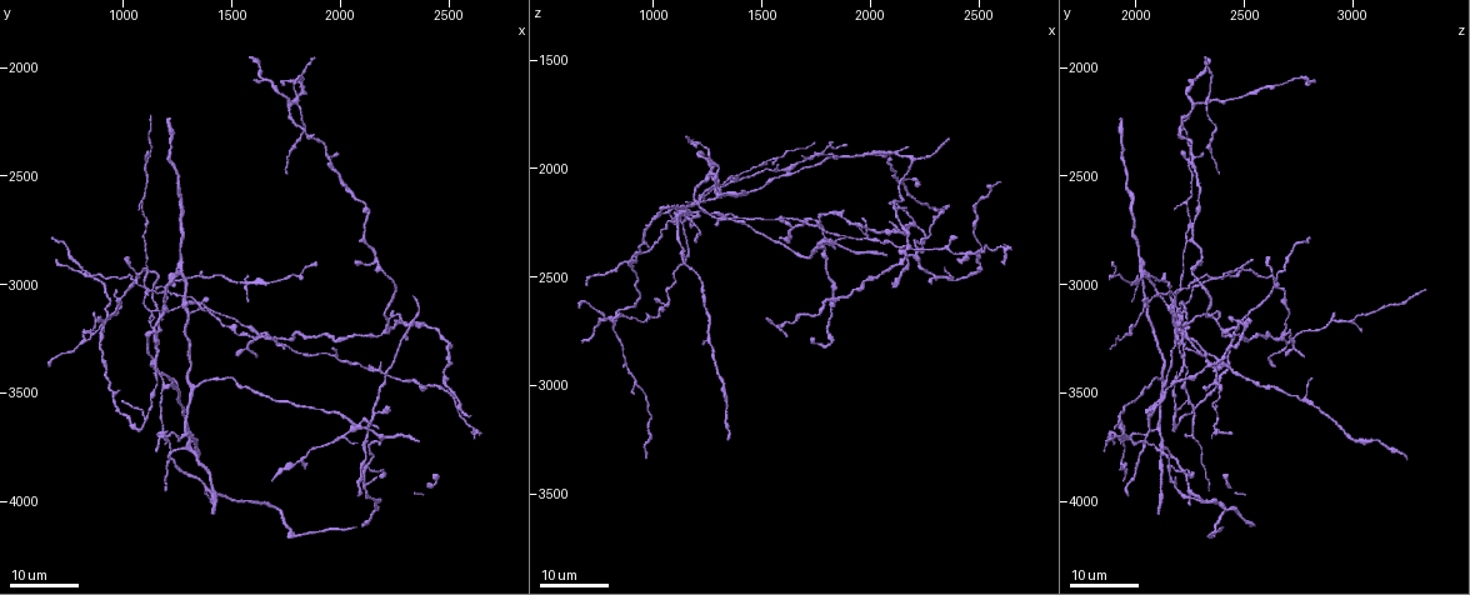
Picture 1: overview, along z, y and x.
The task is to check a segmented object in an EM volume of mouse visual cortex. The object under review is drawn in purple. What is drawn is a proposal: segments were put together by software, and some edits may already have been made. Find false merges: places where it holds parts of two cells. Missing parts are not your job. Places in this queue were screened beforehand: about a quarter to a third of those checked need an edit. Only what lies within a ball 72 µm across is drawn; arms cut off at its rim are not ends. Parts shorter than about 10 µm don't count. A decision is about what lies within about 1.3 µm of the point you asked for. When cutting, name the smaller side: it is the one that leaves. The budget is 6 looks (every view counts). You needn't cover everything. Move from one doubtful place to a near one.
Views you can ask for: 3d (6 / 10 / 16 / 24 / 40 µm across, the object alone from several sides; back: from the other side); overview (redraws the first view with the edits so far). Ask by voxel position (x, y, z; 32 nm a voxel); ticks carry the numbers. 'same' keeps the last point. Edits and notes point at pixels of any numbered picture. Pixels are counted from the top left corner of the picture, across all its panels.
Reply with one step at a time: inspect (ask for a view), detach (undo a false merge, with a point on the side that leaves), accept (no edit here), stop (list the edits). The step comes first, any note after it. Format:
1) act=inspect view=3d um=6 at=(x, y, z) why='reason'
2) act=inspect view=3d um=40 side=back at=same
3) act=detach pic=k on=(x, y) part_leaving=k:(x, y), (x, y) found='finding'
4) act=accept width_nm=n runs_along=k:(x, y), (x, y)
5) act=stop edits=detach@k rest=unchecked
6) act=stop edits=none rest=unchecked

act=inspect view=3d um=24 at=(2300, 3200, 2190) why='thin neck'

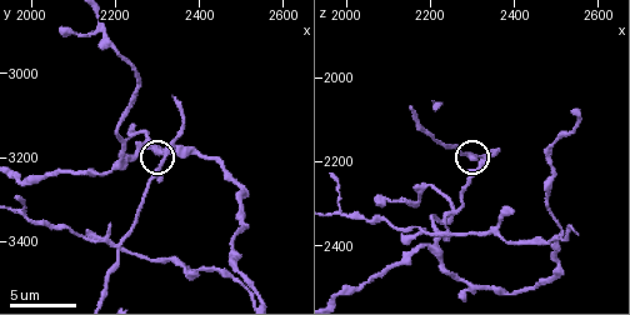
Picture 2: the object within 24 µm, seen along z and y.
act=inspect view=3d um=6 at=same

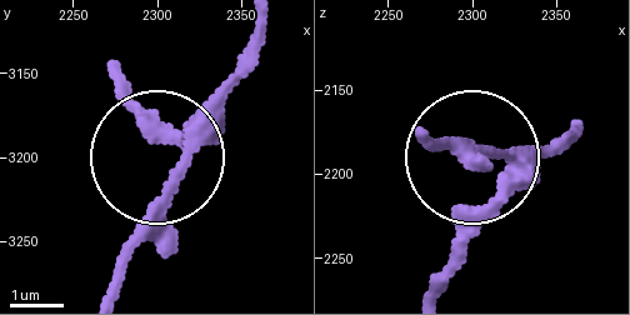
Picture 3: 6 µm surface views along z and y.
act=detach pic=3 on=(251, 56) part_leaving=3:(208, 125), (123, 281) found='two cells meet here'

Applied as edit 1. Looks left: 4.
act=inspect view=overview why='redraw'

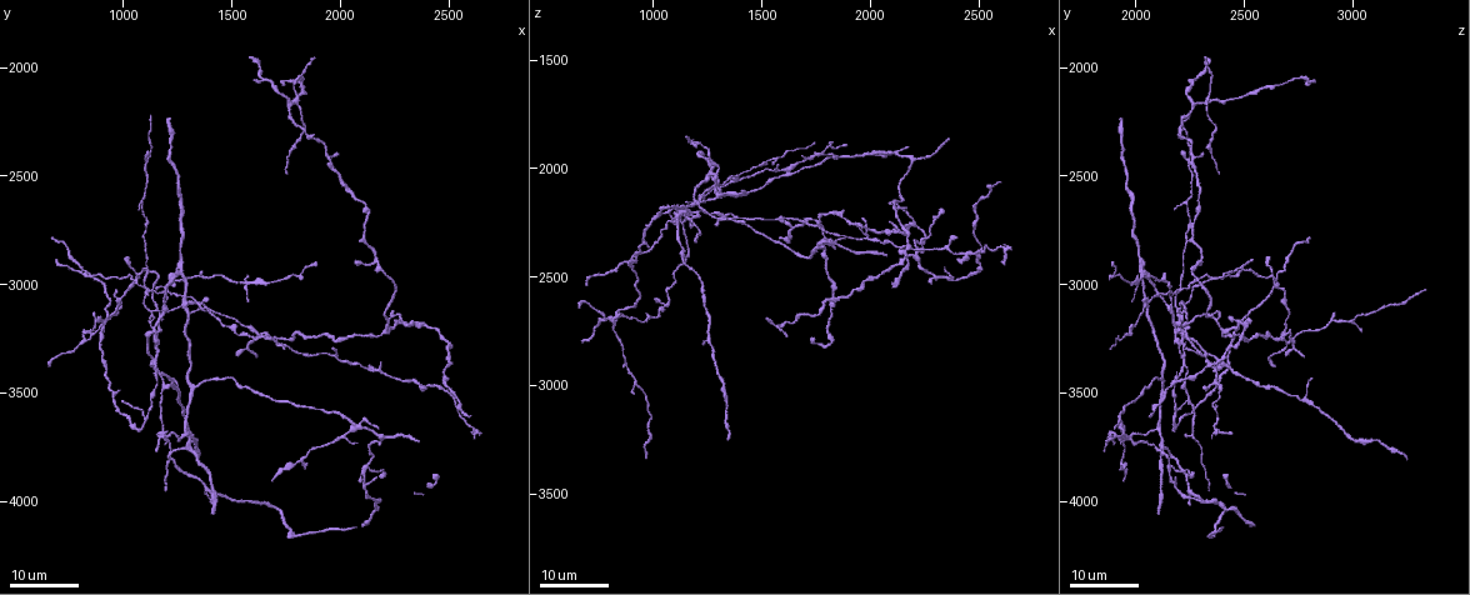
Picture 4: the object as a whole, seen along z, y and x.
act=inspect view=3d um=24 at=(1250, 2950, 2040)

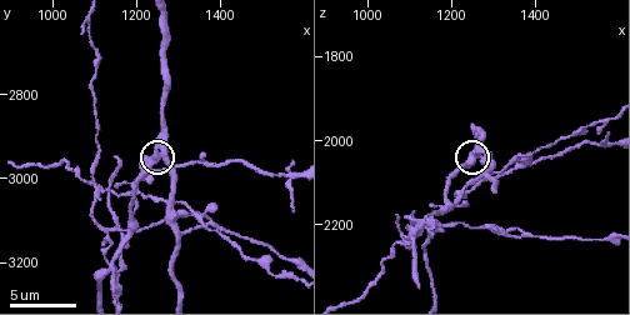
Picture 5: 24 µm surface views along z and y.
act=inspect view=3d um=6 at=(1255, 2935, 2035)

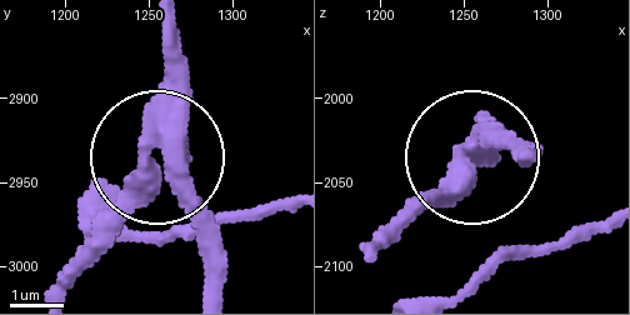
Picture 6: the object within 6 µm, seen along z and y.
act=detach pic=6 on=(460, 199) width_nm=440 part_leaving=6:(149, 113), (144, 175), (73, 283) found='two cells meet here'

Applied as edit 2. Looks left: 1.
act=stop edits=detach@3,detach@6 rest=unchecked

